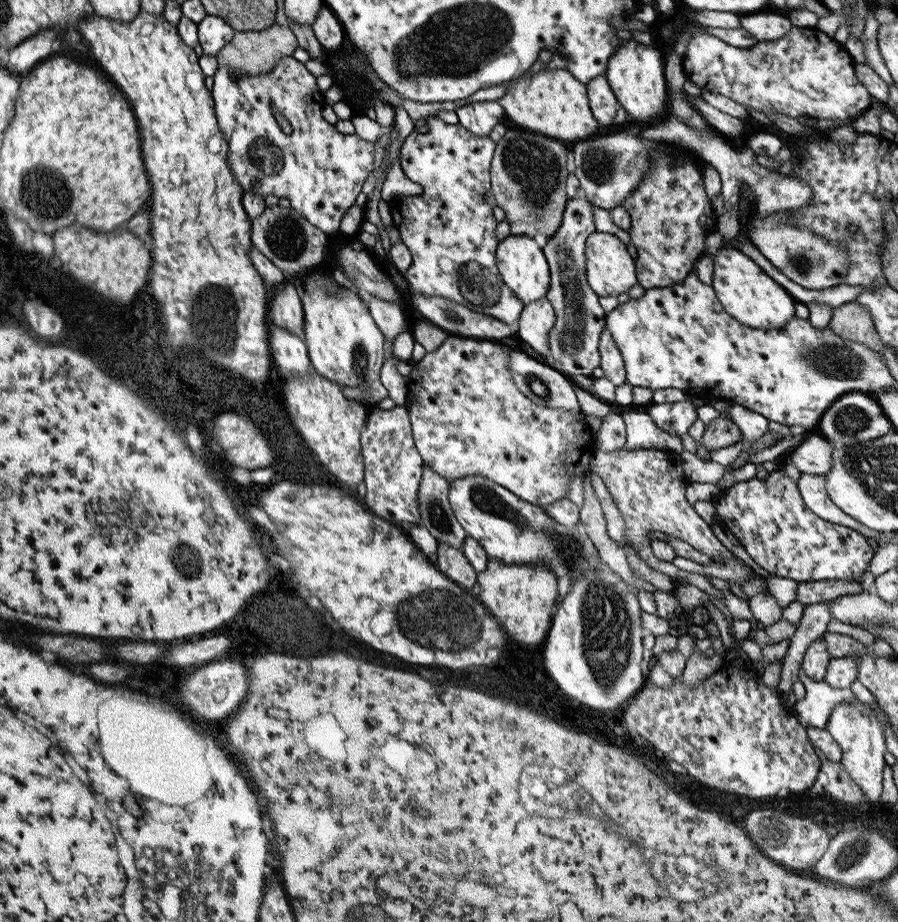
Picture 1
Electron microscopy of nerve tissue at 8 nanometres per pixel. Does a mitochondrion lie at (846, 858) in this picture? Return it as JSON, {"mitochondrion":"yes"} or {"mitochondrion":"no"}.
{"mitochondrion":"yes"}

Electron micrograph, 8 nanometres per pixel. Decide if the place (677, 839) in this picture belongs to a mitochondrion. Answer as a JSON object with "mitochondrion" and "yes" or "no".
{"mitochondrion":"no"}

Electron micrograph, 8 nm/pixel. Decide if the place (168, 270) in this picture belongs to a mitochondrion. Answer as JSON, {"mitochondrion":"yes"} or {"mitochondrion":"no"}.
{"mitochondrion":"no"}

